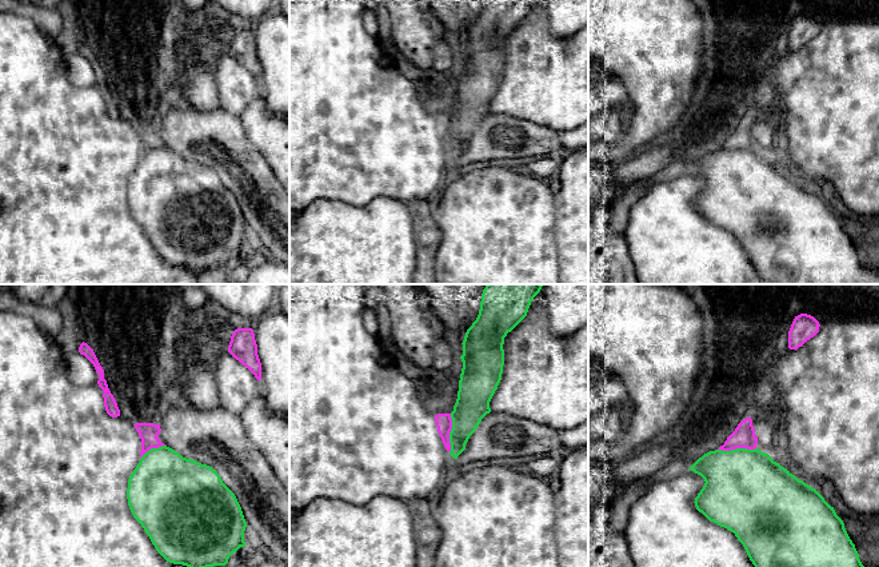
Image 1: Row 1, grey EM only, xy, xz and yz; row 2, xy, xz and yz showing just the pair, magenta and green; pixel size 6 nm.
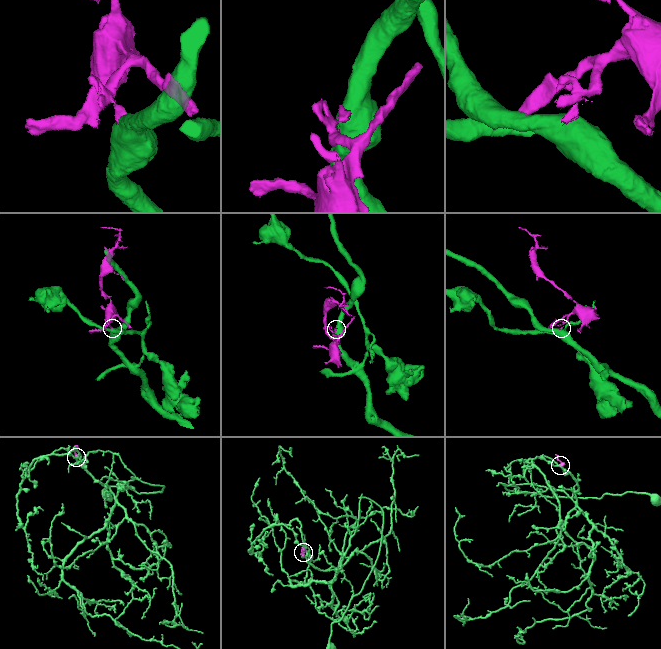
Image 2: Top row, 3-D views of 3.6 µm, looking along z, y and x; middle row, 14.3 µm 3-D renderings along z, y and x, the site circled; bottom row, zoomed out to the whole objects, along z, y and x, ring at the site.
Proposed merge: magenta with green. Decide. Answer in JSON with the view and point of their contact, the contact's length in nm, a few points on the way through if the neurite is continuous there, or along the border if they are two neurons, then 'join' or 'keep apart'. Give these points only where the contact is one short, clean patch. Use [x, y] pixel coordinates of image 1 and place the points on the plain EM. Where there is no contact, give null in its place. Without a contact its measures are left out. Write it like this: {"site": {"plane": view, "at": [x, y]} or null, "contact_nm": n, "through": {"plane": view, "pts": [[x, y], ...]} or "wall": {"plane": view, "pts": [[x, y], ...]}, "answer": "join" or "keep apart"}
{"site": {"plane": "xz", "at": [450, 132]}, "contact_nm": 240, "wall": {"plane": "xz", "pts": [[451, 115], [448, 152]]}, "answer": "keep apart"}

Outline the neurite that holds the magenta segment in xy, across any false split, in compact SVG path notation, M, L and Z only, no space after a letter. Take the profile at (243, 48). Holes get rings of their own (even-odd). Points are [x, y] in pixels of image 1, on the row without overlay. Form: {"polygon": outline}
{"polygon": "M237 29L231 37L228 53L245 67L255 79L261 80L261 64L257 56L257 45L252 29Z"}

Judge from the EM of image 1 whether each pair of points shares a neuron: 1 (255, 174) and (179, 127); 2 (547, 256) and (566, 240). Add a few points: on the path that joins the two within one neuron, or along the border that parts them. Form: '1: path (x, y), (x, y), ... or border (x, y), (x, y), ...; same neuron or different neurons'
1: path (236, 155), (223, 142), (212, 136), (198, 136); same neuron
2: border (556, 216), (554, 236), (559, 270); different neurons

